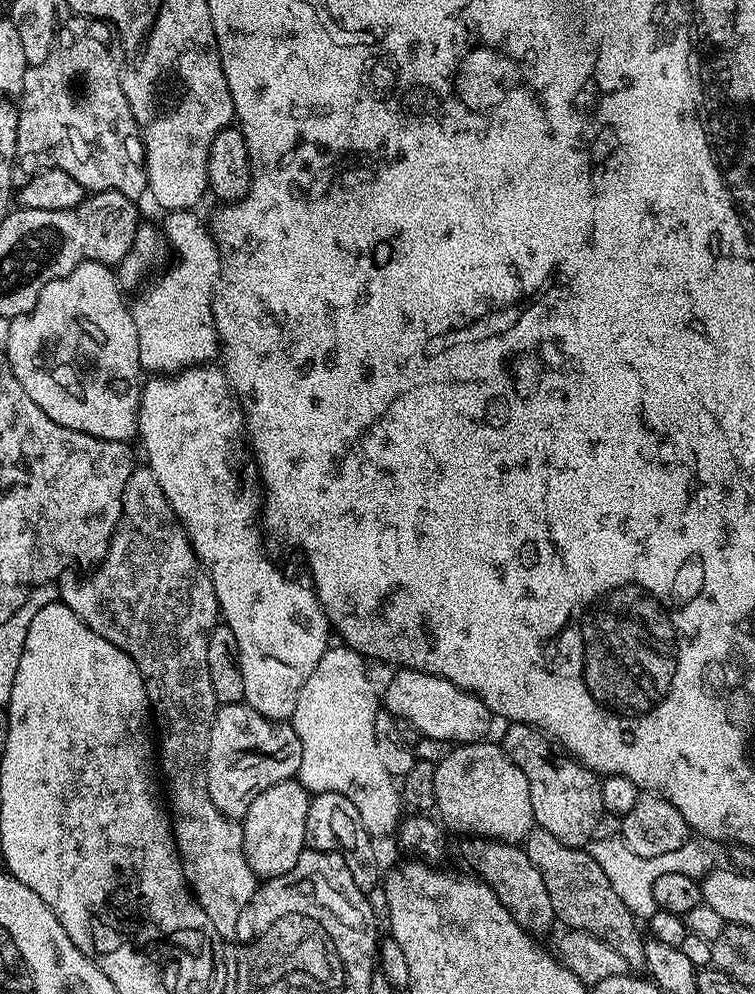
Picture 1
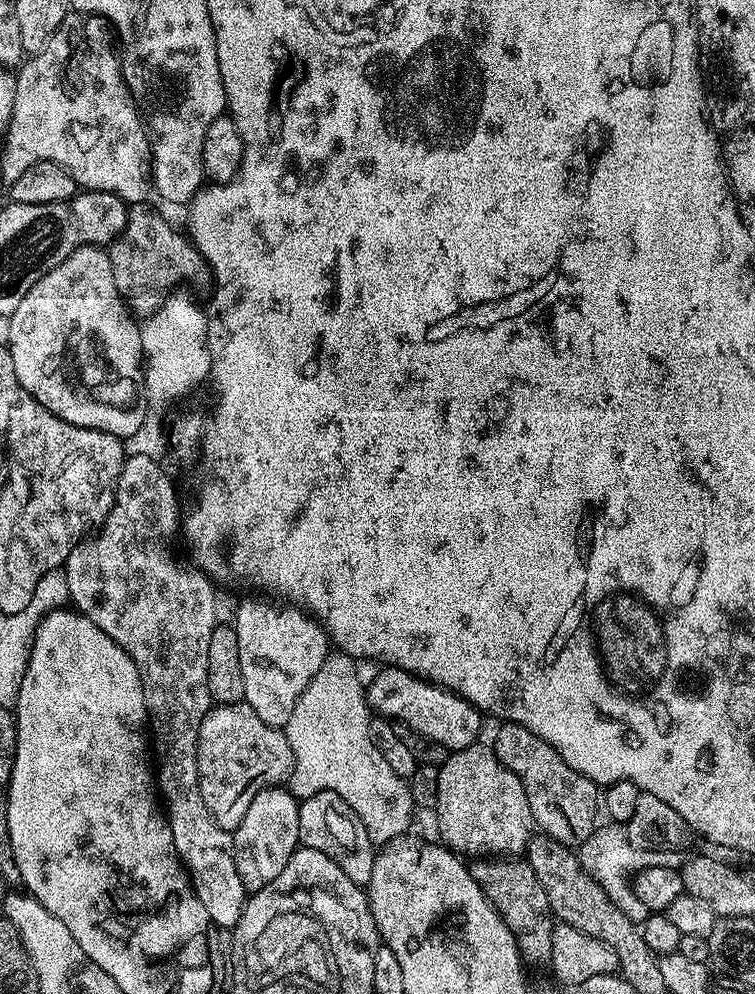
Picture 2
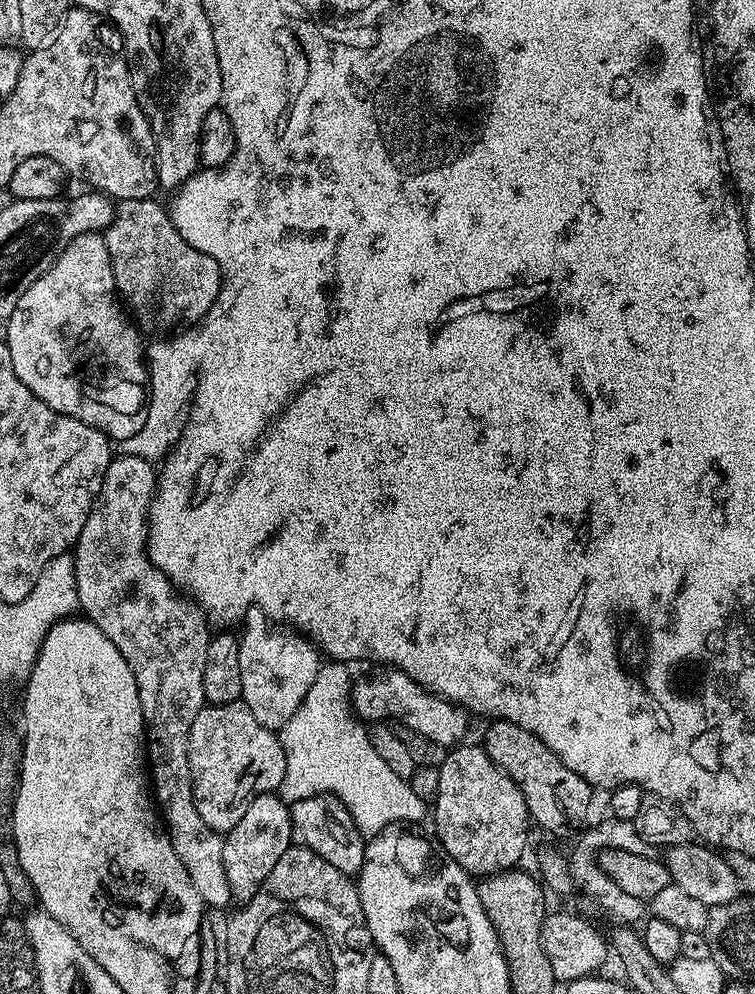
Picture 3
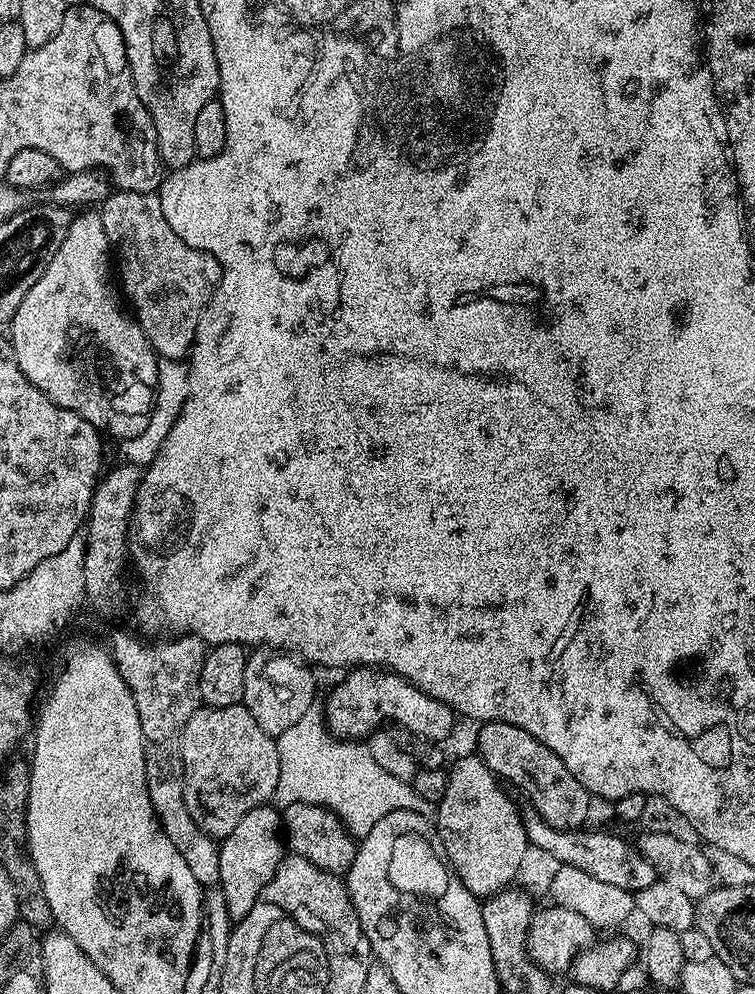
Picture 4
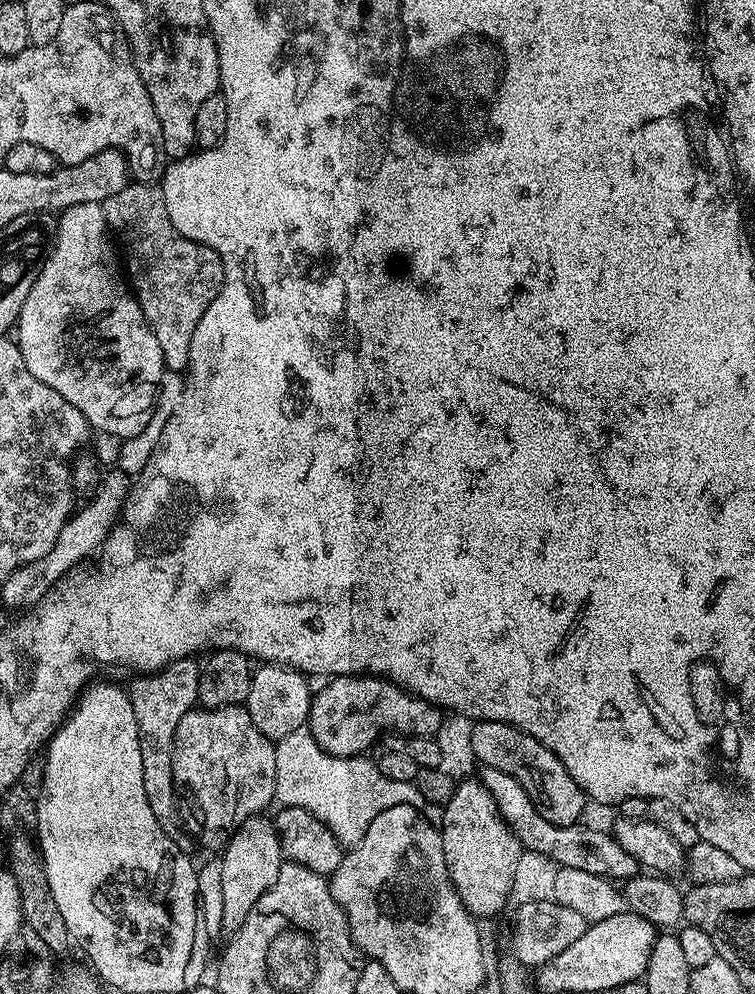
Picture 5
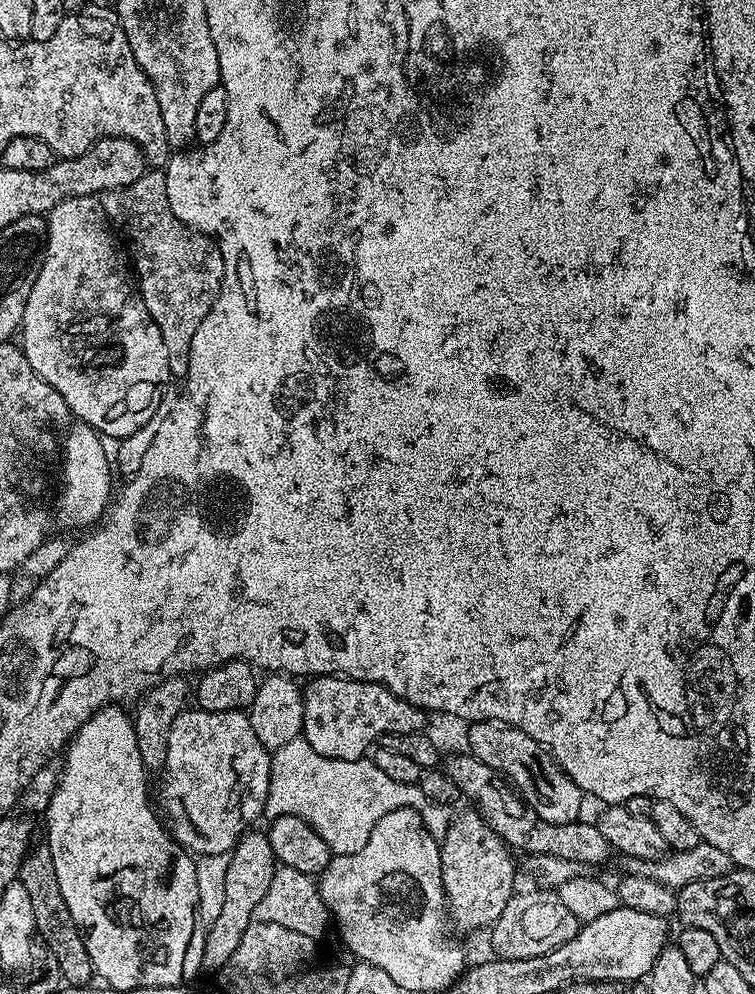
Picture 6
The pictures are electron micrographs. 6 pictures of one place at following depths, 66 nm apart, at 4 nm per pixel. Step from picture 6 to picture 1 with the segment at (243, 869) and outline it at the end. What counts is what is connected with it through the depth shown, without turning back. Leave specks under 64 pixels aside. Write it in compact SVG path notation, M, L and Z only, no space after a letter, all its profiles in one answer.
M299 779L283 780L258 794L254 802L250 802L250 810L246 810L243 818L242 846L246 854L246 862L250 862L250 870L257 878L271 878L286 874L294 862L306 850L306 810L310 793L300 785Z

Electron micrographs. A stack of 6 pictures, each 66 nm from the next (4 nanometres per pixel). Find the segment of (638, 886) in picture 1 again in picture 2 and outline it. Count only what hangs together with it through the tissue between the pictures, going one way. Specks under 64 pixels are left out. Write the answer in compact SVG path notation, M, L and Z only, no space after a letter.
M608 828L601 836L600 833L593 834L590 838L586 838L586 842L578 845L578 855L586 874L590 874L590 878L594 878L594 882L598 882L602 890L606 890L610 902L614 902L614 906L618 906L618 910L622 910L626 918L630 918L635 924L643 925L650 913L632 889L630 877L637 872L644 871L645 868L669 867L673 863L674 856L670 852L644 853L641 848L633 848L625 840L626 836L623 831L615 832L614 829Z

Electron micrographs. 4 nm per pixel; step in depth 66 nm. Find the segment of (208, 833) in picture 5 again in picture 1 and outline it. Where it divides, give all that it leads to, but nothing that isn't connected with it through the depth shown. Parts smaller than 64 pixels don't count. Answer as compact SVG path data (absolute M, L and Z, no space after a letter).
M243 702L221 704L212 719L206 750L206 786L222 814L243 821L250 802L270 786L293 779L302 762L302 742L291 723L267 720Z

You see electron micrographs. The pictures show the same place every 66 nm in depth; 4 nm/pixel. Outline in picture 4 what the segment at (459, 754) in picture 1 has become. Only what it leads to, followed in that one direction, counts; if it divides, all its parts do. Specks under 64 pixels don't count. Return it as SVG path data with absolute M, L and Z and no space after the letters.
M471 755L462 757L452 769L447 769L446 790L440 802L435 805L434 823L436 833L444 844L449 866L456 871L466 890L473 892L477 898L487 898L498 894L515 881L512 879L519 874L520 867L524 864L524 855L530 852L530 845L521 809L516 809L515 802L508 797L509 789L485 766L479 755Z

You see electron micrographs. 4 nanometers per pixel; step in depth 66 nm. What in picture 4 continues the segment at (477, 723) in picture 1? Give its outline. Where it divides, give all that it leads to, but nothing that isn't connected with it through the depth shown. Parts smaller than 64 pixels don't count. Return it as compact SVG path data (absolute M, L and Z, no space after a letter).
M362 667L351 669L345 676L348 677L329 694L328 701L323 701L322 704L328 731L340 740L363 741L373 731L387 725L387 720L393 720L393 725L424 736L427 740L444 742L451 734L456 720L458 721L457 713L446 706L446 702L430 698L397 672Z

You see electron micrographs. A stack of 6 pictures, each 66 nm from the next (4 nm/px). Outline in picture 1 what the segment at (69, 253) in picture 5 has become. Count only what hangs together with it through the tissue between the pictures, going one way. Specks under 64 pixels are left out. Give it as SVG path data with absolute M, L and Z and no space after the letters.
M93 260L82 262L62 278L50 282L38 294L34 310L11 317L10 338L6 355L14 370L14 378L22 382L22 390L38 402L46 418L54 418L58 426L78 430L103 440L131 441L137 435L136 419L140 413L142 369L139 362L138 330L129 301L124 301L115 271L107 264Z

